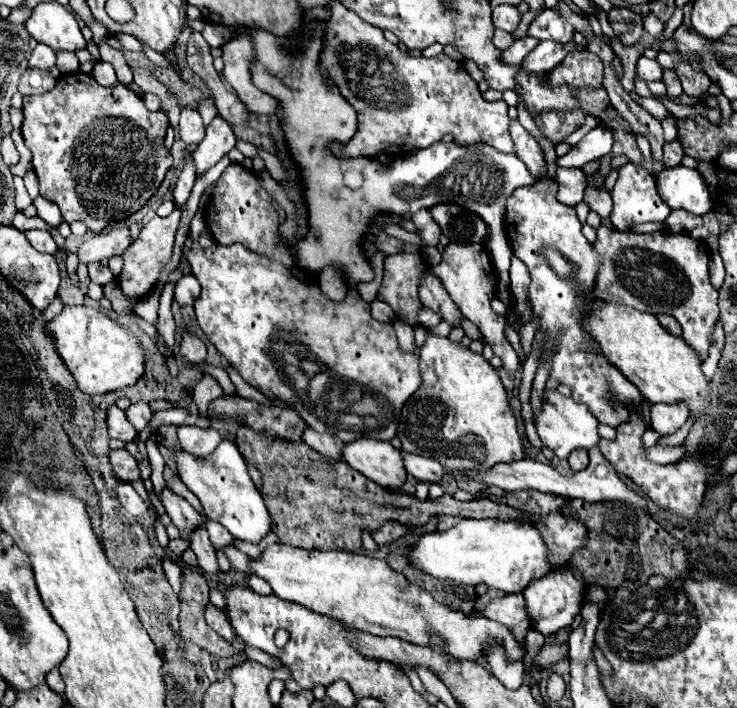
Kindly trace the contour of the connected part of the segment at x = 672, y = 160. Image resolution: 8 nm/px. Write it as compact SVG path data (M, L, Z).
M672 140L672 142L664 142L664 166L672 168L672 166L678 166L680 160L684 156L684 150L680 146L678 140Z

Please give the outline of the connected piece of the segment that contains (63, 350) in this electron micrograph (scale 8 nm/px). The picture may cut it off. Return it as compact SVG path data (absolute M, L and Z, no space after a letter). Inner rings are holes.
M64 306L62 314L46 324L44 332L54 340L58 356L84 394L94 396L122 390L136 384L144 372L144 352L140 342L100 310L88 306Z

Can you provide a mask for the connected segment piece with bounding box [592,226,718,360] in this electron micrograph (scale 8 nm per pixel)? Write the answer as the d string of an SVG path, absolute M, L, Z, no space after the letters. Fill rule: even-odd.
M600 226L596 230L596 242L592 244L600 256L600 268L596 274L596 286L592 298L600 298L606 302L616 302L624 306L632 306L640 312L650 314L670 314L682 326L684 342L700 354L700 360L708 358L712 346L712 330L718 322L718 292L710 284L708 274L708 254L706 244L688 234L638 234L638 232L620 232L614 228Z

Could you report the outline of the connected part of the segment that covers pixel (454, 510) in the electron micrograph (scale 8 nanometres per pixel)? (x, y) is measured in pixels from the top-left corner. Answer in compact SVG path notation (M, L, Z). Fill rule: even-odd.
M238 426L236 446L242 458L256 466L262 474L262 498L272 516L272 532L280 542L298 548L318 550L346 550L356 552L362 546L362 532L372 534L386 520L394 520L406 526L422 526L430 516L452 514L462 518L500 518L520 520L520 512L506 504L492 502L488 498L458 502L450 494L442 494L436 500L418 500L400 490L380 488L380 484L360 476L354 468L348 468L344 460L328 460L308 448L304 442L292 444L278 438L266 438L252 432L246 426Z

